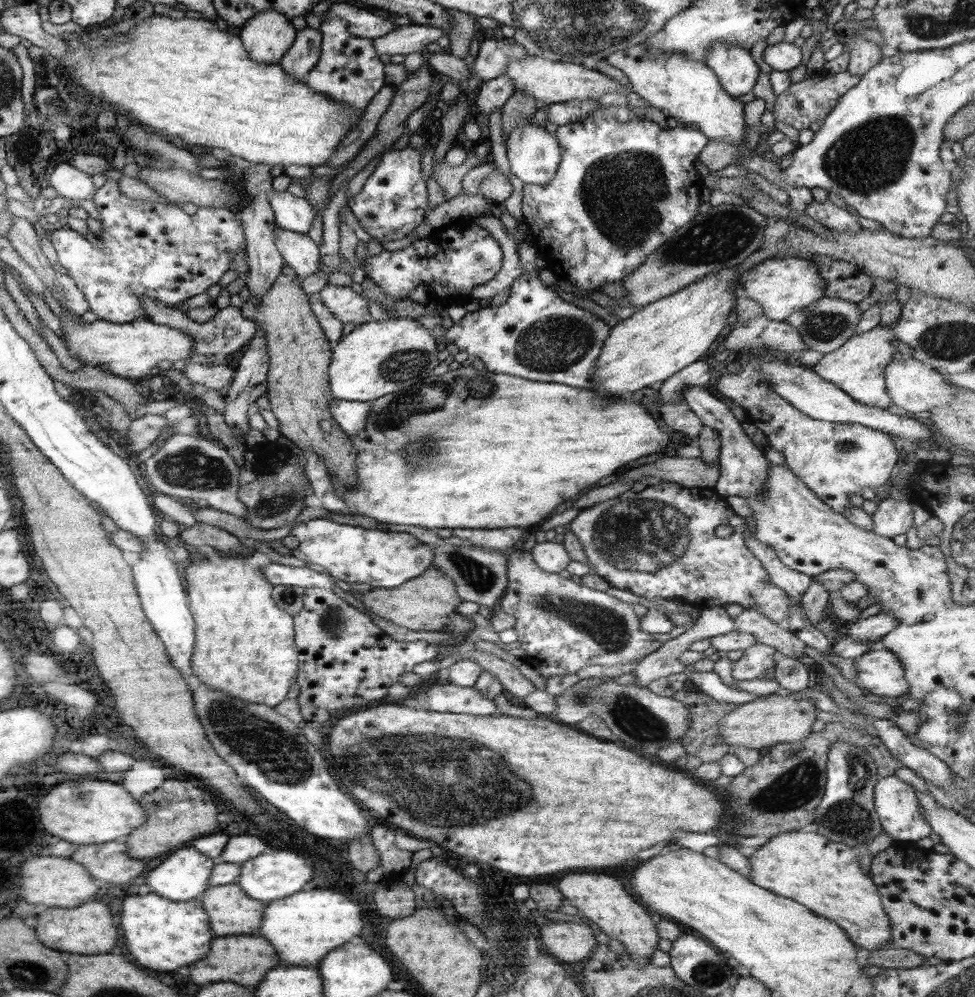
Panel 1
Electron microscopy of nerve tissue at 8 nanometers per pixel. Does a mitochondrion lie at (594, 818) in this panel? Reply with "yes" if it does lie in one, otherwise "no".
no

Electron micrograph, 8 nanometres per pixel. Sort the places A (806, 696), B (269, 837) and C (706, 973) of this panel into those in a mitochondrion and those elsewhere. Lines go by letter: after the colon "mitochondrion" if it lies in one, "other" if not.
A: other
B: other
C: mitochondrion

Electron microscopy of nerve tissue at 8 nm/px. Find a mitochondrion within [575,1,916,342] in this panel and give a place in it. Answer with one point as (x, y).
(623, 194)

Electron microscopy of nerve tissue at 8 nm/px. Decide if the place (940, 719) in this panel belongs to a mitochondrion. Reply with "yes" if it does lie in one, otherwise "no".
yes

